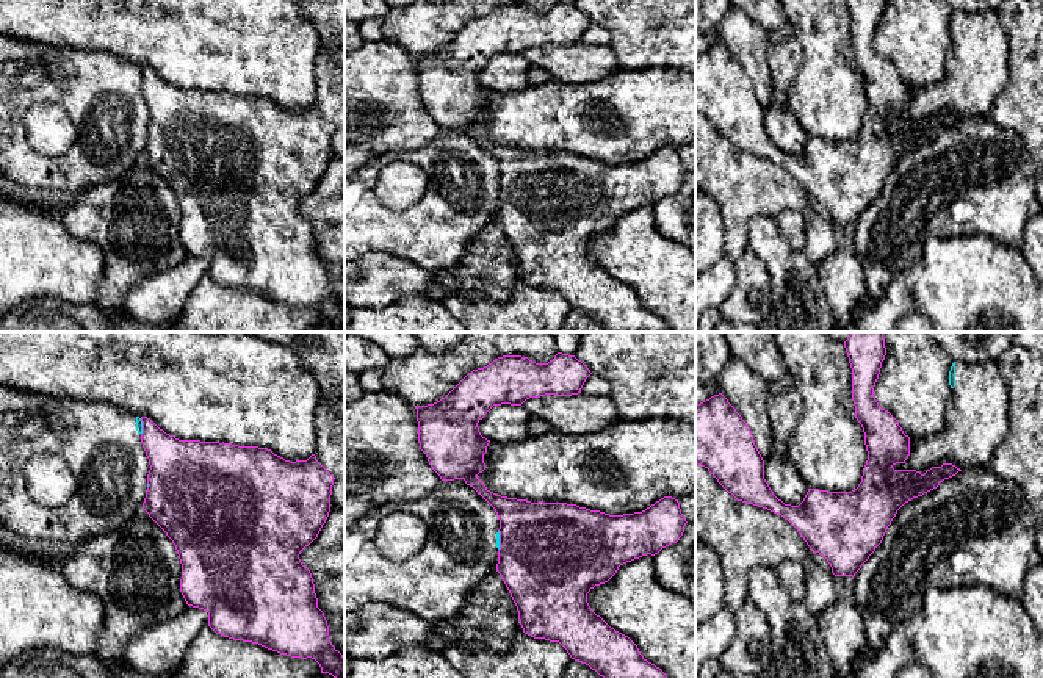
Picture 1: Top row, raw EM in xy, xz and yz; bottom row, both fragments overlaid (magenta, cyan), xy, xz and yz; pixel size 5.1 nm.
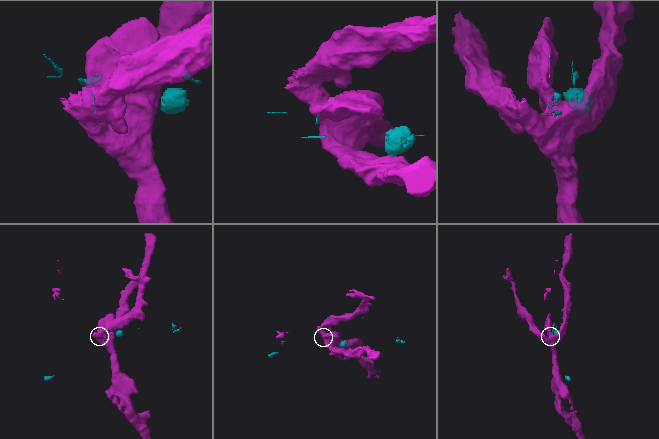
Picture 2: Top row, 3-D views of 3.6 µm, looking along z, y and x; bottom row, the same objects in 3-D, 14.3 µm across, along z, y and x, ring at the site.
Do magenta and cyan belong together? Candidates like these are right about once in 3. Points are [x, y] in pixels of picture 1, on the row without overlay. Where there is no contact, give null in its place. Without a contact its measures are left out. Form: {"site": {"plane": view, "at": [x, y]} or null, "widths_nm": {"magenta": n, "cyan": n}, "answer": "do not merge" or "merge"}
{"site": {"plane": "xz", "at": [500, 190]}, "widths_nm": {"magenta": 500, "cyan": 20}, "answer": "do not merge"}

